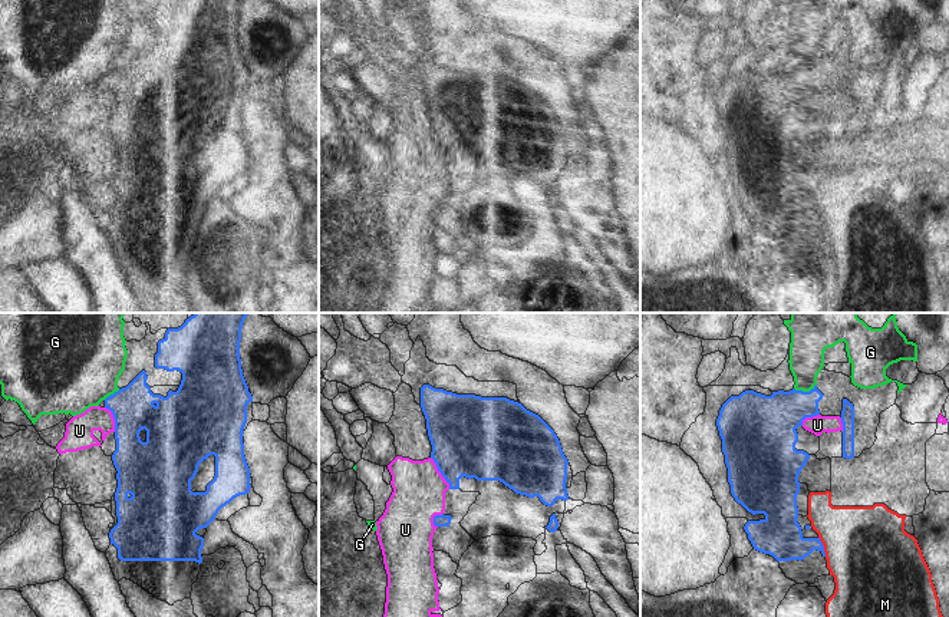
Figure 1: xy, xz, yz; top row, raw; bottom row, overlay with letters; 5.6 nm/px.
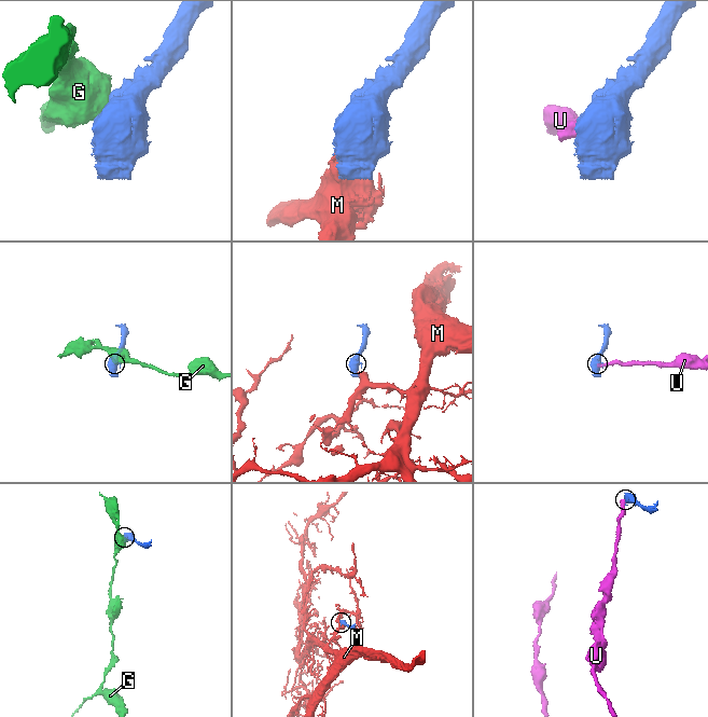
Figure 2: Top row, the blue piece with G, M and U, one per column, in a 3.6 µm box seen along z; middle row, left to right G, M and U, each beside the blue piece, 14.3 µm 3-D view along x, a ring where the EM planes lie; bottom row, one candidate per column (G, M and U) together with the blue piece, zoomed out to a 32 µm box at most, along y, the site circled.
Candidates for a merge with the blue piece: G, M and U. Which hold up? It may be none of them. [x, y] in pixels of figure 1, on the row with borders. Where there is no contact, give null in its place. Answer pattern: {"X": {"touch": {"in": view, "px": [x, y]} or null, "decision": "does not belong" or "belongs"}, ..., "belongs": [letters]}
{"G": {"touch": {"in": "yz", "px": [804, 392]}, "decision": "does not belong"}, "M": {"touch": {"in": "yz", "px": [823, 547]}, "decision": "does not belong"}, "U": {"touch": {"in": "xz", "px": [440, 471]}, "decision": "does not belong"}, "belongs": []}

